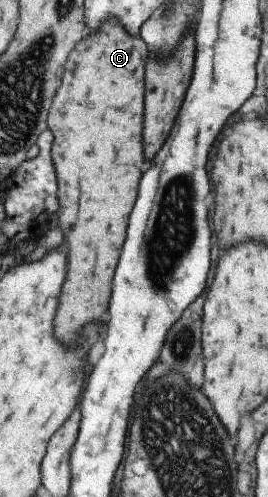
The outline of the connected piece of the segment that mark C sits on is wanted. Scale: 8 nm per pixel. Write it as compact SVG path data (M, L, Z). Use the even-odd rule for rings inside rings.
M107 18L102 26L99 26L90 34L85 33L67 54L67 63L64 63L63 79L61 85L57 89L57 93L53 96L51 103L51 111L46 119L46 127L53 133L53 145L51 145L51 159L55 165L55 173L57 173L57 199L59 205L59 225L63 229L63 235L69 243L69 265L67 265L67 279L63 281L61 287L61 295L59 295L59 307L57 307L57 315L55 315L55 337L63 339L63 343L73 343L75 335L79 333L79 327L83 327L89 321L97 321L101 317L101 313L105 311L107 305L107 297L109 297L109 289L111 289L111 275L119 257L119 249L123 243L123 235L125 235L125 225L127 225L127 215L133 207L135 201L135 191L137 191L137 181L141 177L141 167L143 167L143 147L141 147L141 119L143 119L143 63L147 57L147 49L141 37L133 37L127 35L127 31L123 31L123 27L117 23L115 18Z

